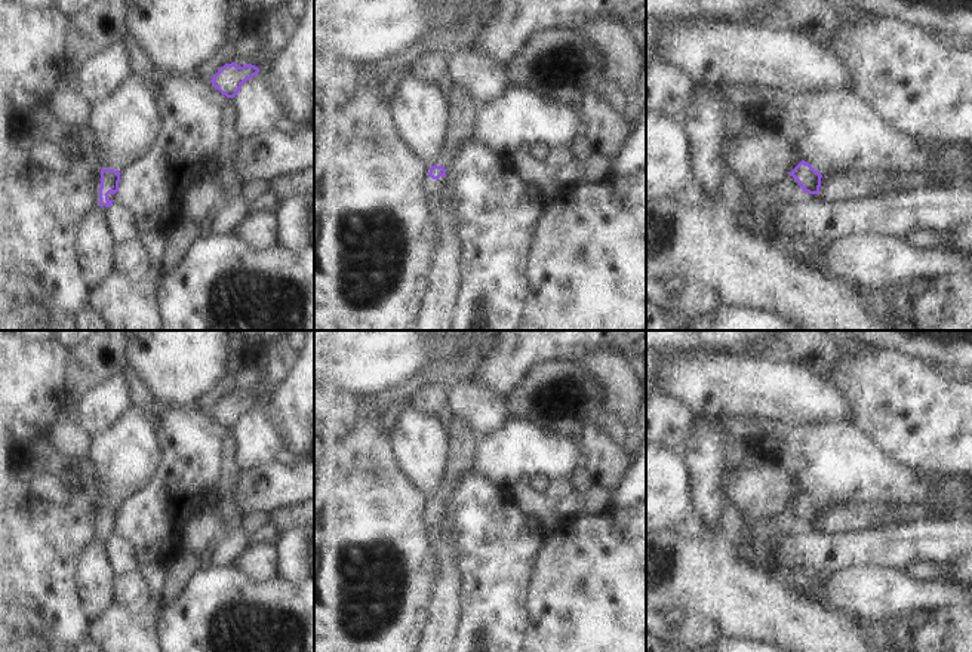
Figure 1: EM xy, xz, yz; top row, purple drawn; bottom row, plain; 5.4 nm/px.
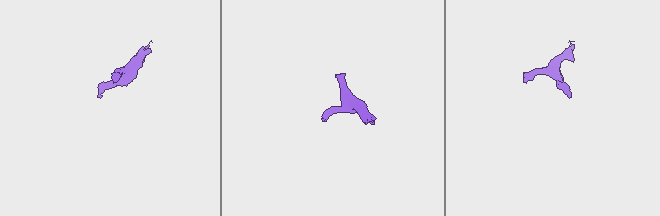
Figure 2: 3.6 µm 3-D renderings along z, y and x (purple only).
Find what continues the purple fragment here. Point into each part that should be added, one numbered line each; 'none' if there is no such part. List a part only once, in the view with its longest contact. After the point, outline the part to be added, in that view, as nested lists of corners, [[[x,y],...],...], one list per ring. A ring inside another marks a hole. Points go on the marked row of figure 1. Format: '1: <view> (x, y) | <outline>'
1: xy (283, 27) | [[[284,7],[271,13],[265,47],[256,56],[237,59],[236,65],[252,64],[259,68],[274,53],[282,55],[296,36],[298,27],[299,22]]]

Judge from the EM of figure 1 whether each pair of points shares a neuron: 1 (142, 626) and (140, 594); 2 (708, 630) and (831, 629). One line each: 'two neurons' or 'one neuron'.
1: two neurons
2: two neurons

